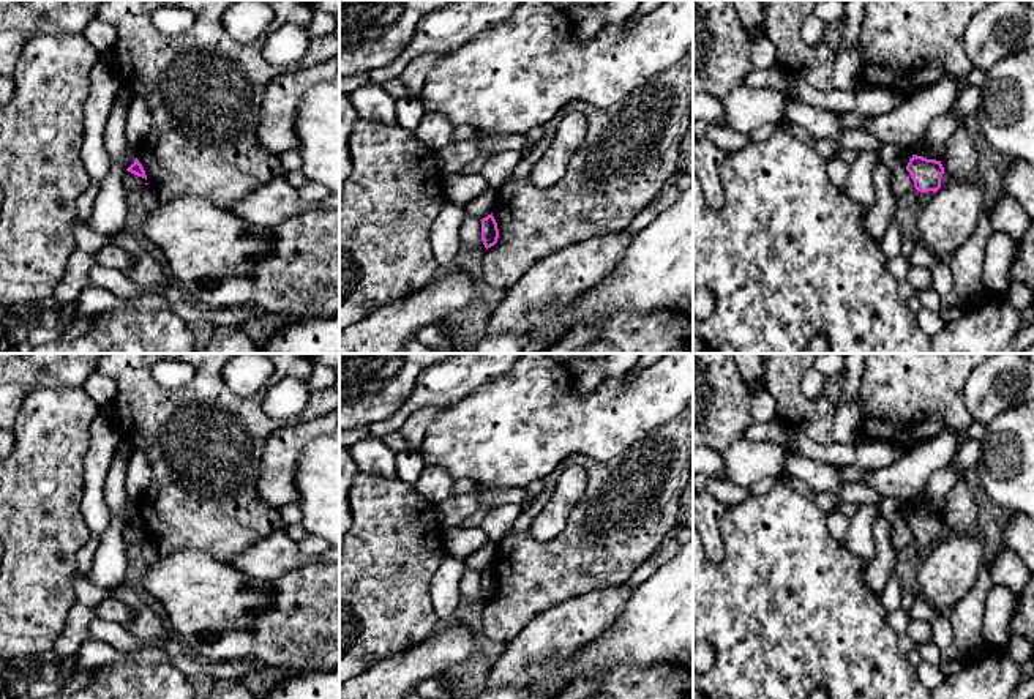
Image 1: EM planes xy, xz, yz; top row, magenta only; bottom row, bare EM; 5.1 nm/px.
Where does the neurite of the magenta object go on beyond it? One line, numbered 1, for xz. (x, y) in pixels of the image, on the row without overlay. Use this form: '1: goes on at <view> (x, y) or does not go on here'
1: does not go on here

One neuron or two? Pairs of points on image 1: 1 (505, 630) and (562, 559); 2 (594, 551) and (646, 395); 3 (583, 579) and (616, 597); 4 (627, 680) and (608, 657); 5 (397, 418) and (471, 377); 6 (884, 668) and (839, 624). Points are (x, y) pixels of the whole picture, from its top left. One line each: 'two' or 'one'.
1: one
2: two
3: two
4: two
5: one
6: one

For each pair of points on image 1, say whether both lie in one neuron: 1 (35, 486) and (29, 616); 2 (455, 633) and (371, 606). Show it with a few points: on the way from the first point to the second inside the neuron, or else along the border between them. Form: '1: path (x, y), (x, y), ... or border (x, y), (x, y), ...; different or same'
1: path (35, 518), (35, 584); same
2: border (441, 625), (427, 638), (406, 649); different

